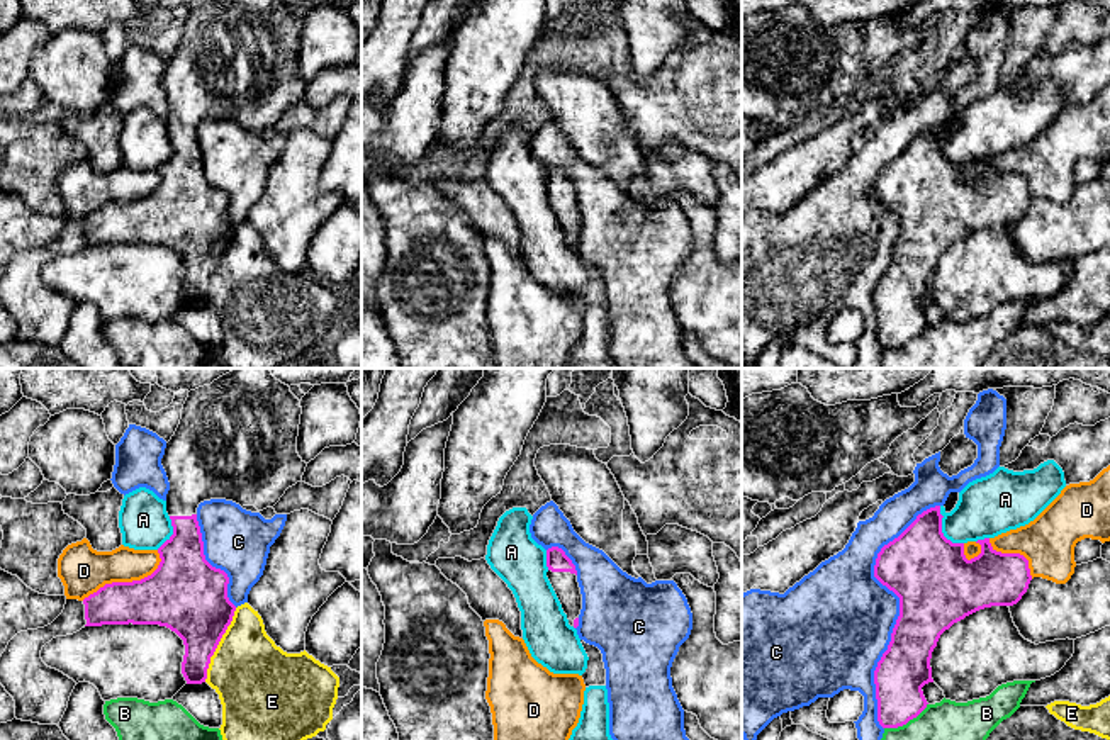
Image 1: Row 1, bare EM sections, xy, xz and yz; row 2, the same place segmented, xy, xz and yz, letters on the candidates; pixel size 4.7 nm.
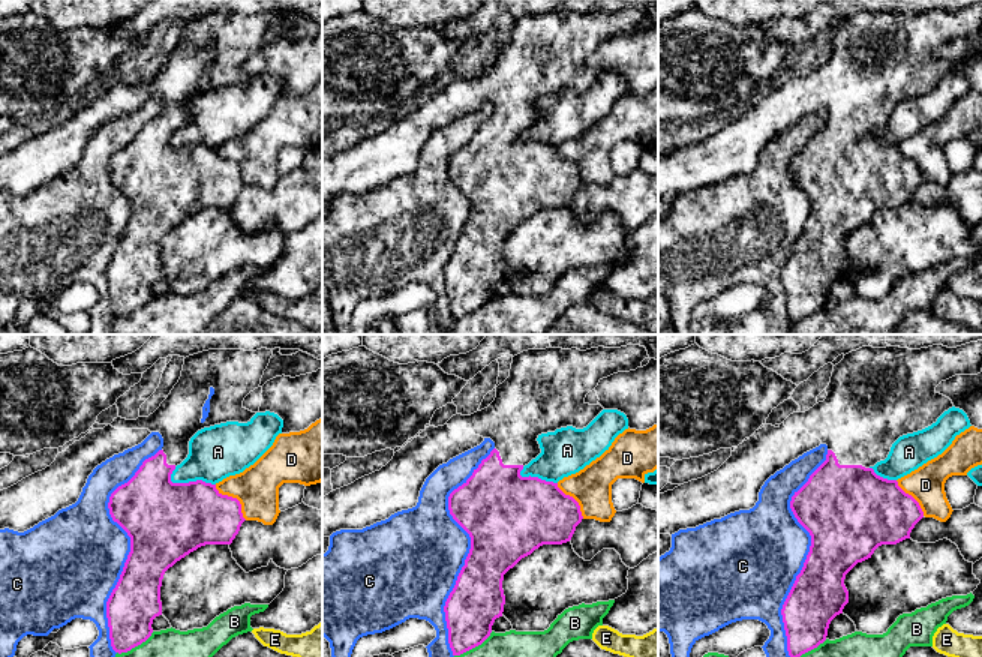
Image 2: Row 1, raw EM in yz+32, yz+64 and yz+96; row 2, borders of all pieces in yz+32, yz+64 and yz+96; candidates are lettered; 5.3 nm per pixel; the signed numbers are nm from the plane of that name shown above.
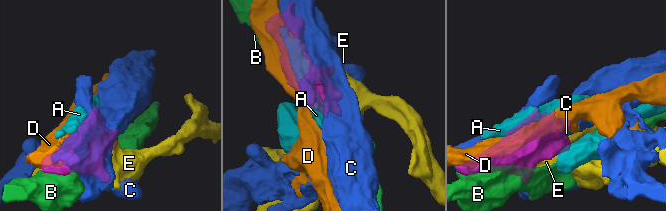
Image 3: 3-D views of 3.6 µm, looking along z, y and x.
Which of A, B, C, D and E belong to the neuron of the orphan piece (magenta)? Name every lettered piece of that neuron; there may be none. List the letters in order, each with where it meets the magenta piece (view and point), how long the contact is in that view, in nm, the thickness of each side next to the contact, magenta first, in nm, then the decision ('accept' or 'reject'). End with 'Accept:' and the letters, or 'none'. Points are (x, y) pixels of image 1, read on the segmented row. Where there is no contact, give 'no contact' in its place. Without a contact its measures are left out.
A: contact yz (941, 530); length 220 nm; calibres 380 and 280 nm; reject
B: contact yz (907, 722); length 240 nm; calibres 240 and 190 nm; reject
C: contact yz (900, 610); length 1100 nm; calibres 380 and 440 nm; reject
D: contact xy (128, 583); length 440 nm; calibres 320 and 220 nm; reject
E: contact xy (218, 644); length 380 nm; calibres 340 and 380 nm; reject
Accept: none

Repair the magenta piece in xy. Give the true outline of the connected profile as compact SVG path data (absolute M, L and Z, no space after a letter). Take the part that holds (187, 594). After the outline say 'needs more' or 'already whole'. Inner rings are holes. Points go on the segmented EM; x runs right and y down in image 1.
M234 368L210 385L190 390L161 458L170 482L166 513L173 526L173 535L158 548L161 562L141 580L105 584L85 597L85 626L166 626L183 640L187 684L205 682L210 657L236 606L227 597L227 574L205 560L197 507L210 499L233 501L251 513L273 507L289 487L302 480L307 467L297 453L300 414L300 401L270 368Z | needs more

